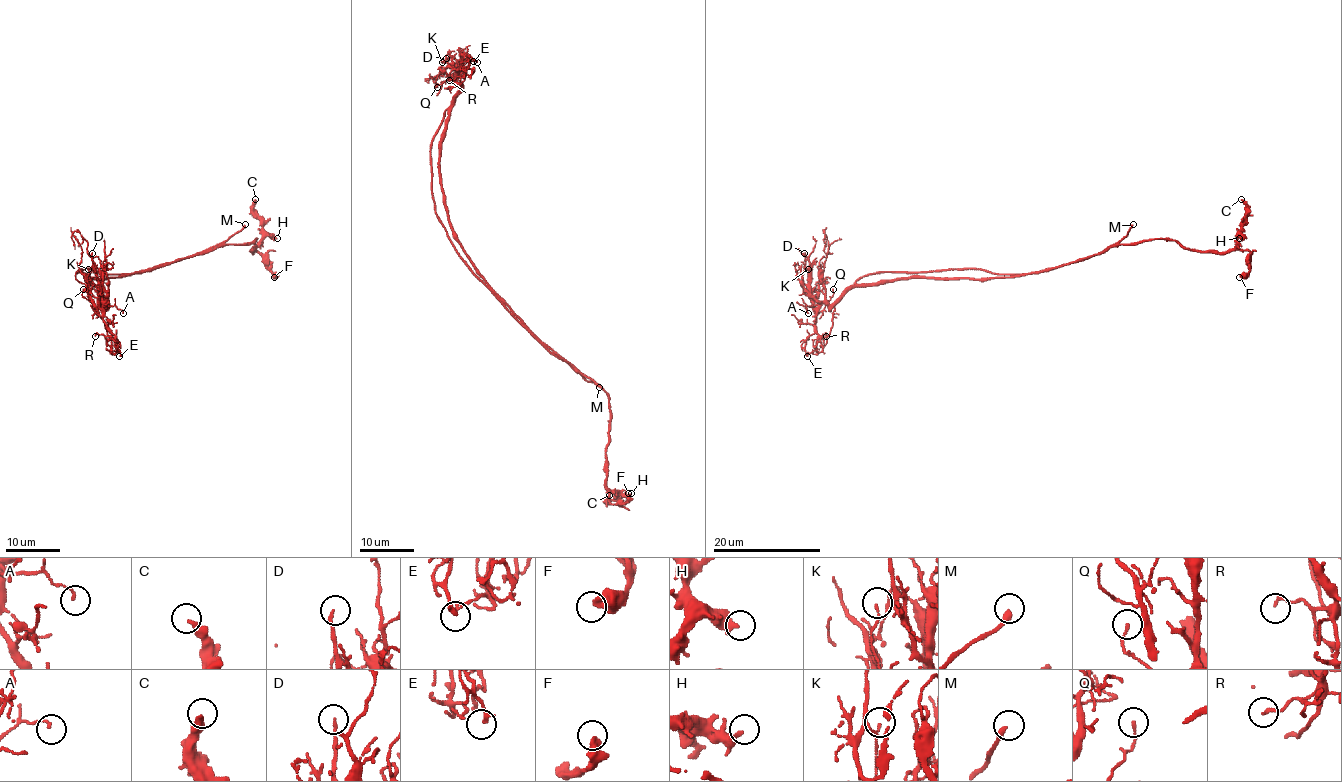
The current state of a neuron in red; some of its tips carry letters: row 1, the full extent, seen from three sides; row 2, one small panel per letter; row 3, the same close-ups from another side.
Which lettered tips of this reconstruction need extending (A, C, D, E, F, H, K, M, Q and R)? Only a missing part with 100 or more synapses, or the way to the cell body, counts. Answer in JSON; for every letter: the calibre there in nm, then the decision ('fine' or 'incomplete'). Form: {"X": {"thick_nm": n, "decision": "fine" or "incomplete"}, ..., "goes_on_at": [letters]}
{"A": {"thick_nm": 110, "decision": "fine"}, "C": {"thick_nm": 300, "decision": "fine"}, "D": {"thick_nm": 130, "decision": "fine"}, "E": {"thick_nm": 200, "decision": "fine"}, "F": {"thick_nm": 460, "decision": "fine"}, "H": {"thick_nm": 280, "decision": "fine"}, "K": {"thick_nm": 70, "decision": "fine"}, "M": {"thick_nm": 280, "decision": "incomplete"}, "Q": {"thick_nm": 100, "decision": "fine"}, "R": {"thick_nm": 150, "decision": "fine"}, "goes_on_at": ["M"]}

